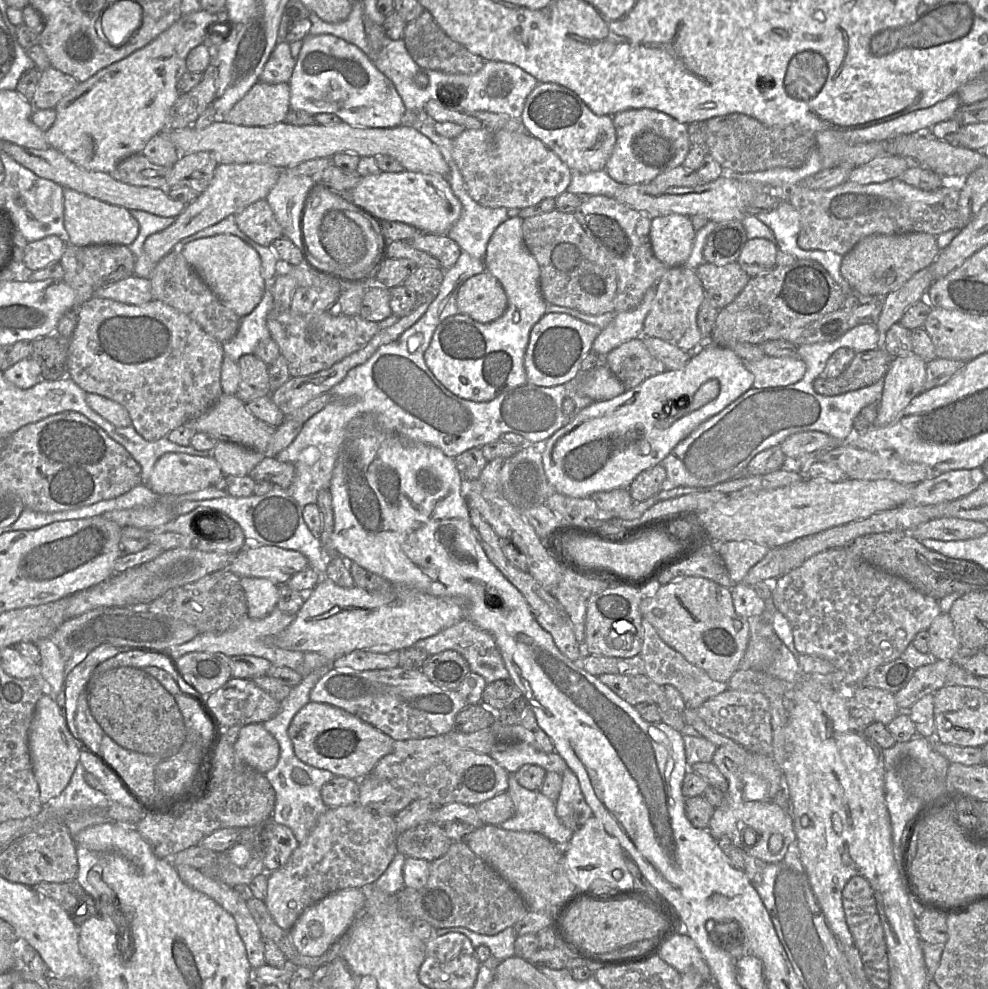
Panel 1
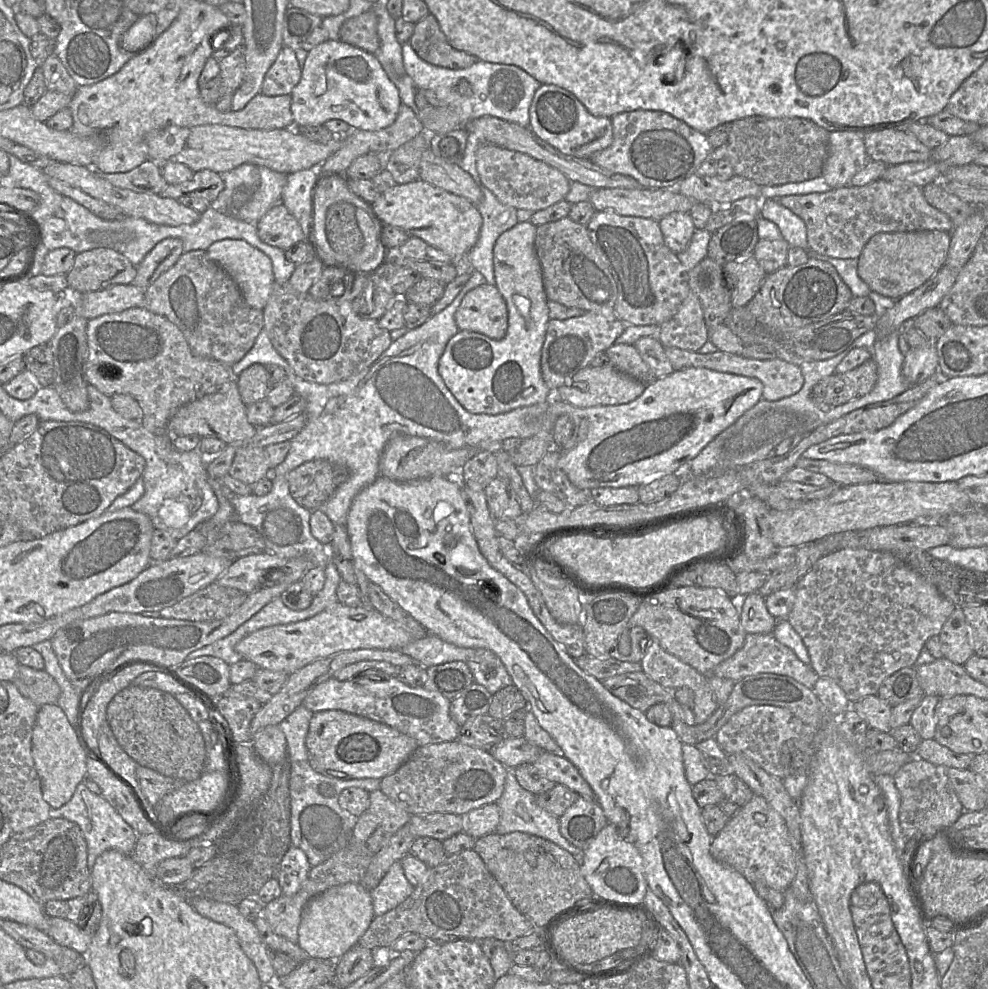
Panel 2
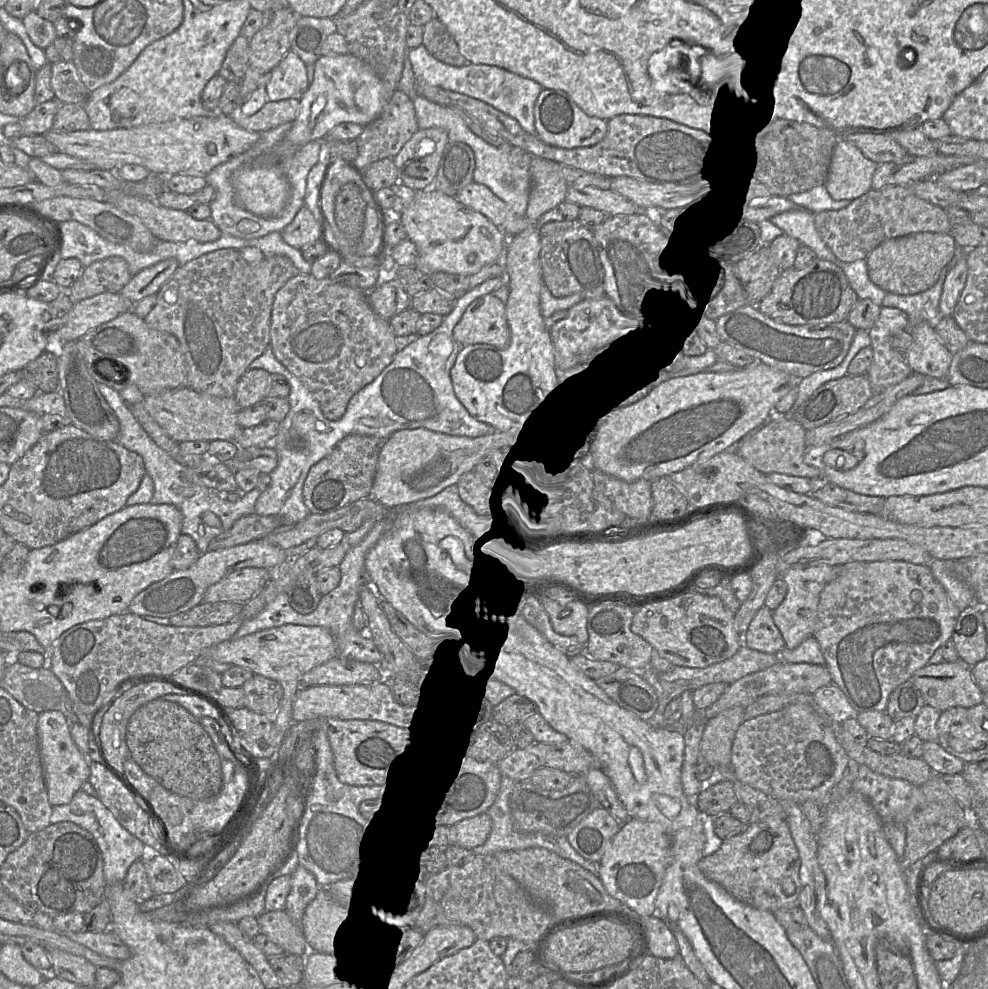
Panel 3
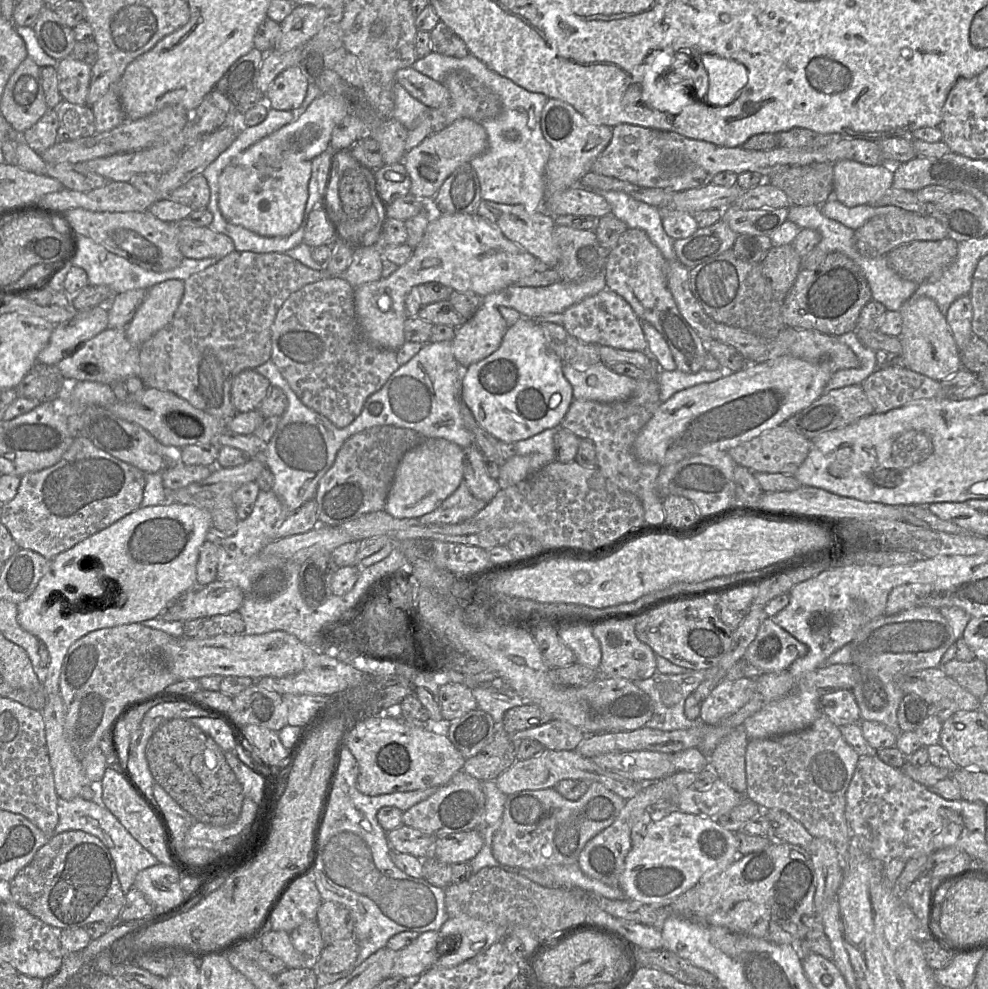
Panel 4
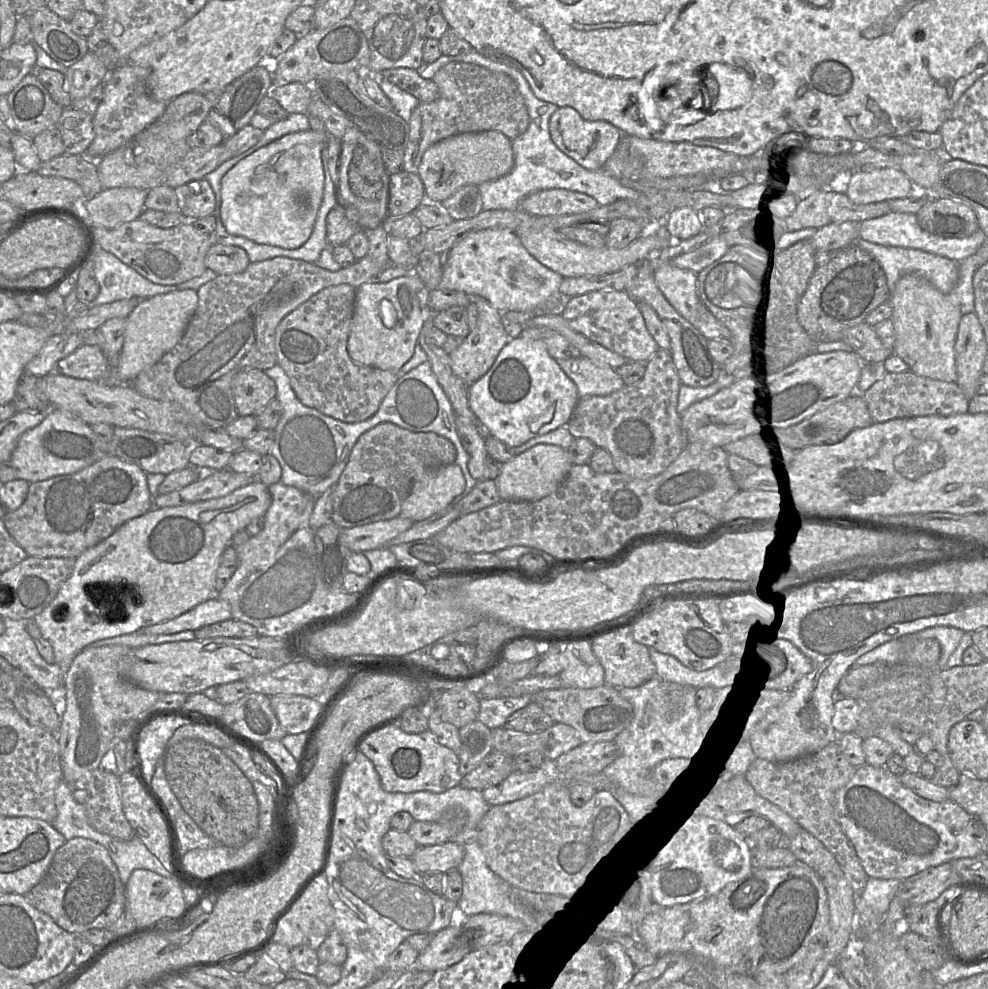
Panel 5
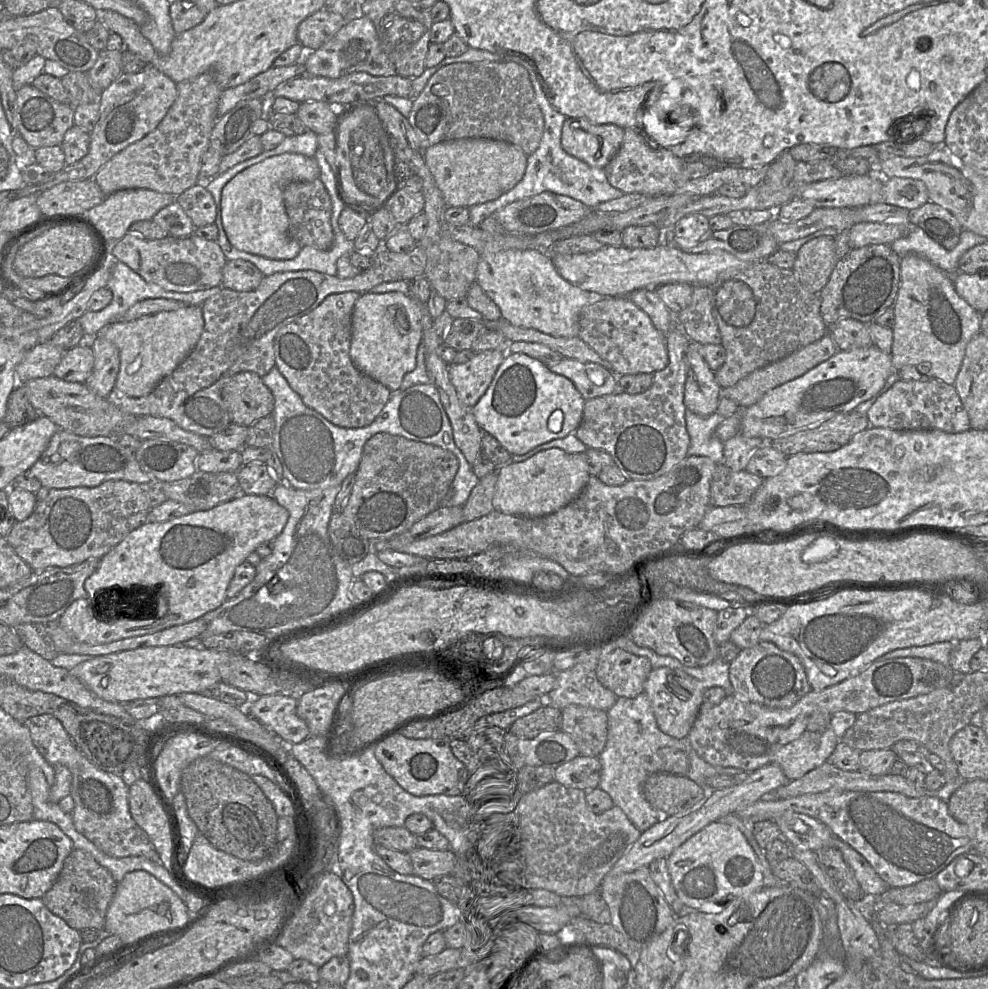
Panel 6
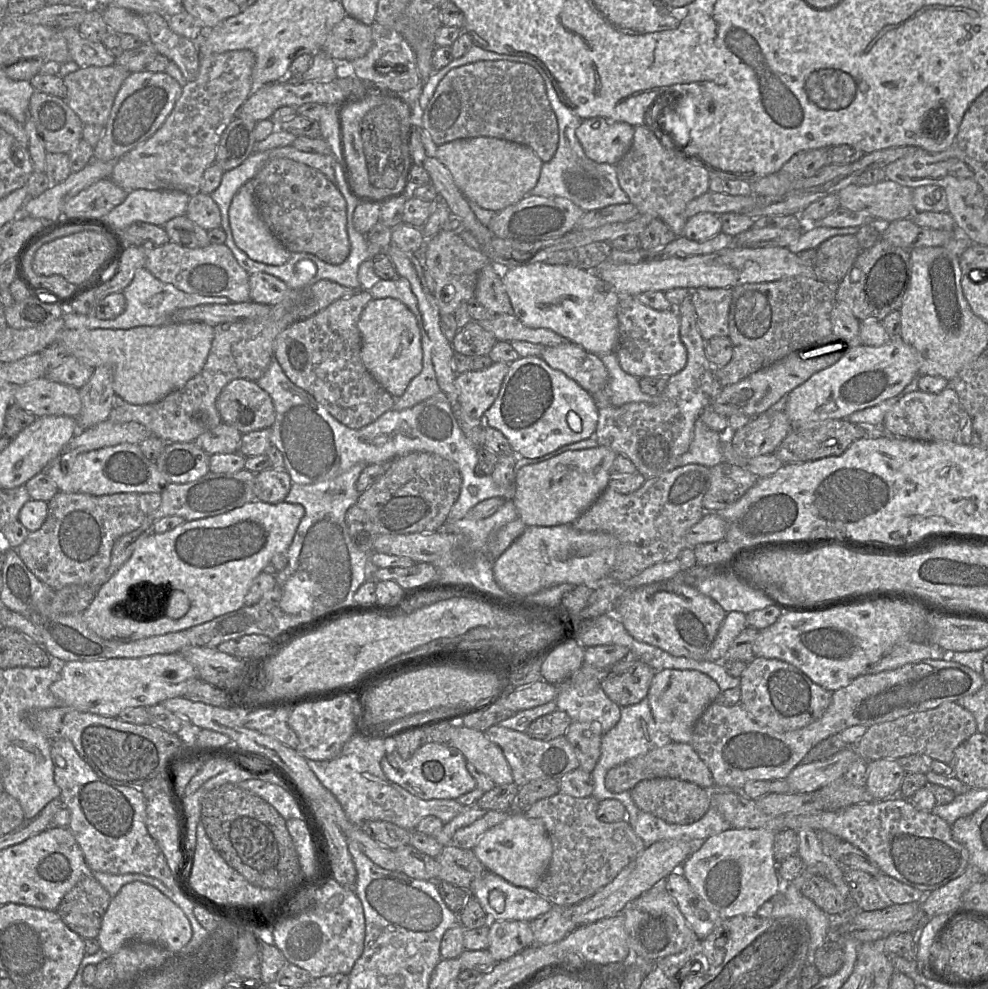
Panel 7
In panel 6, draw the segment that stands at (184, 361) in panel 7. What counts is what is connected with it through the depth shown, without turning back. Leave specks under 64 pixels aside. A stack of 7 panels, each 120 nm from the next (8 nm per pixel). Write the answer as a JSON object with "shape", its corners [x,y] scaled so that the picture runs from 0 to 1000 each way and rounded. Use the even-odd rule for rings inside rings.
{"shape":[[[189,308],[177,314],[161,315],[145,320],[135,325],[119,325],[103,331],[98,340],[116,348],[121,355],[121,371],[116,385],[116,393],[132,401],[150,399],[158,389],[172,379],[186,365],[198,350],[206,333],[203,308]]]}

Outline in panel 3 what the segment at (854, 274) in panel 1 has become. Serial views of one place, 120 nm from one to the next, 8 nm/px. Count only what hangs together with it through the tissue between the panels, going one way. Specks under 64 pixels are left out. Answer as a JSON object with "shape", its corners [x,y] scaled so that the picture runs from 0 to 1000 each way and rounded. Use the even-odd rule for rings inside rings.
{"shape":[[[930,235],[892,245],[876,262],[881,283],[897,295],[923,298],[944,289],[963,269],[969,247],[962,236]]]}

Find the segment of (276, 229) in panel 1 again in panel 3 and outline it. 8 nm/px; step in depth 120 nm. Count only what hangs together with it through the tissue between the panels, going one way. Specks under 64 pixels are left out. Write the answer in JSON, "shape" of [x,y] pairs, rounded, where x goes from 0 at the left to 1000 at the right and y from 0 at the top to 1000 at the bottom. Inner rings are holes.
{"shape":[[[306,209],[299,220],[284,235],[286,243],[296,250],[308,250],[328,242],[327,224],[319,221],[311,209]]]}

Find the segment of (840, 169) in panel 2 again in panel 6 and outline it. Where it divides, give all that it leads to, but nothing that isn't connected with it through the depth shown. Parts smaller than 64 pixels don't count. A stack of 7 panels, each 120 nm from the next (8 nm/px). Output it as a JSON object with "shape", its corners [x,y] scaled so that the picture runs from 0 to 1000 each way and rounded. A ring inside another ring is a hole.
{"shape":[[[913,179],[894,180],[892,204],[922,213],[939,203],[938,190],[933,183]]]}

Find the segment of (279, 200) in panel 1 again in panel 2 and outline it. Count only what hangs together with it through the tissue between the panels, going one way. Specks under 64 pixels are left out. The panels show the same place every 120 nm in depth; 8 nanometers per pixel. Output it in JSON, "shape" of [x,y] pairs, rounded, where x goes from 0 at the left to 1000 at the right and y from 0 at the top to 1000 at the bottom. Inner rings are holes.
{"shape":[[[321,170],[293,175],[285,193],[284,206],[303,224],[311,244],[316,215],[316,197],[324,179]]]}

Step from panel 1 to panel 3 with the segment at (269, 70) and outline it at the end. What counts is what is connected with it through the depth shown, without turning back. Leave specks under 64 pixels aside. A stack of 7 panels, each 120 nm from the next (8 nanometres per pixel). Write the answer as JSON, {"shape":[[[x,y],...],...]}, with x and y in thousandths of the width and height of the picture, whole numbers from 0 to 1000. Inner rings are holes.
{"shape":[[[294,51],[273,74],[269,86],[272,102],[304,101],[313,88],[310,65]]]}

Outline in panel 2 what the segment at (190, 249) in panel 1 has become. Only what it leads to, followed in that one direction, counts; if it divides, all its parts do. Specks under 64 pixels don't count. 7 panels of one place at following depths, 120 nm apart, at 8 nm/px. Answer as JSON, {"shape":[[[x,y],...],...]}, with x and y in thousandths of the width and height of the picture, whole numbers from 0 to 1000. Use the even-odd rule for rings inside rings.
{"shape":[[[241,242],[219,244],[213,248],[209,255],[235,280],[249,306],[255,311],[266,313],[278,286],[273,261],[251,245]]]}

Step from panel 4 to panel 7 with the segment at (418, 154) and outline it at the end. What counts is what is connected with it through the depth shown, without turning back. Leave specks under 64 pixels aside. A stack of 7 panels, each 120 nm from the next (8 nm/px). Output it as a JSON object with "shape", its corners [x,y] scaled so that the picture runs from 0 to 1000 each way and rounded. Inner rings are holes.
{"shape":[[[500,139],[460,142],[442,148],[441,155],[470,199],[502,215],[535,197],[551,165],[536,149]]]}

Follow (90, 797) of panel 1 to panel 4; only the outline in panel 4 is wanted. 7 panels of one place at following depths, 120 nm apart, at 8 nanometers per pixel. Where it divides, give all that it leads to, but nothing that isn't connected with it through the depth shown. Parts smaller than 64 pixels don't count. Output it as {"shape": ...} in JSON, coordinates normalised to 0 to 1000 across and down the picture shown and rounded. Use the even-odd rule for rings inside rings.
{"shape":[[[81,804],[71,809],[59,806],[58,820],[60,826],[55,842],[80,839],[100,847],[111,861],[122,898],[127,904],[136,895],[137,887],[142,881],[161,873],[157,866],[128,839],[106,814],[100,814],[93,809],[87,809]]]}

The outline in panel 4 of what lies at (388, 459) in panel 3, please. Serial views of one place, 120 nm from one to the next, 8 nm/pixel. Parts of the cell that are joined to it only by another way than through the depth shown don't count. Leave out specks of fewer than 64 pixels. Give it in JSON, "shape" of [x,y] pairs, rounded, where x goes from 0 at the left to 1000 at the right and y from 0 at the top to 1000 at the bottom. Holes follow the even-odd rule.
{"shape":[[[430,443],[412,456],[401,475],[390,517],[400,524],[424,524],[438,518],[467,489],[470,478],[470,454],[448,443]]]}

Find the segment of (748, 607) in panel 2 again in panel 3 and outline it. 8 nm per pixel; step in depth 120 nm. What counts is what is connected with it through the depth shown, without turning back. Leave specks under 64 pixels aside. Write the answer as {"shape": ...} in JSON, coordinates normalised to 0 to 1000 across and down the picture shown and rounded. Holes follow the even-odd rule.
{"shape":[[[771,613],[762,624],[753,642],[753,650],[760,656],[787,661],[796,655],[795,648],[781,626],[781,618]]]}

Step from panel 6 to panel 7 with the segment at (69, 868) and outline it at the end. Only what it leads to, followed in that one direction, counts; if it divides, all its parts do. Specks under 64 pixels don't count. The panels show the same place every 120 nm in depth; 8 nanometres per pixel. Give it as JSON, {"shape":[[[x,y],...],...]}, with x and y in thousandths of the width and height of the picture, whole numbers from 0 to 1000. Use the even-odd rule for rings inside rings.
{"shape":[[[85,885],[64,907],[57,923],[84,949],[99,948],[112,906],[94,885]]]}

